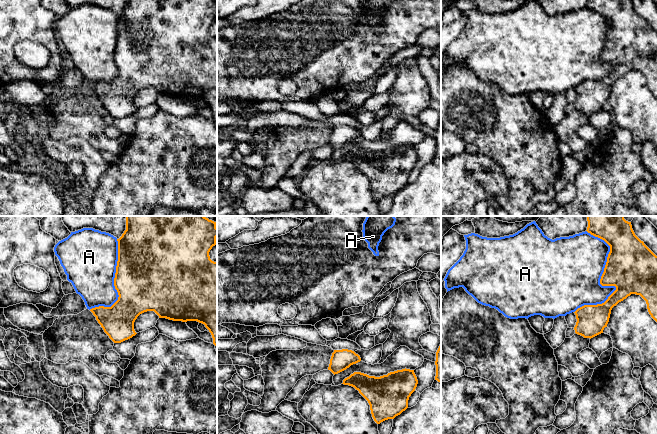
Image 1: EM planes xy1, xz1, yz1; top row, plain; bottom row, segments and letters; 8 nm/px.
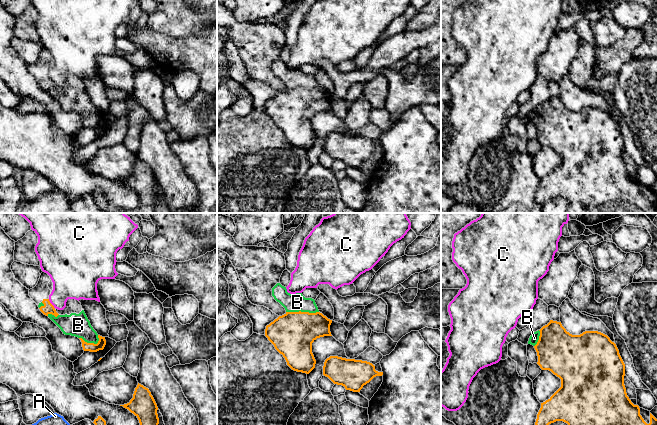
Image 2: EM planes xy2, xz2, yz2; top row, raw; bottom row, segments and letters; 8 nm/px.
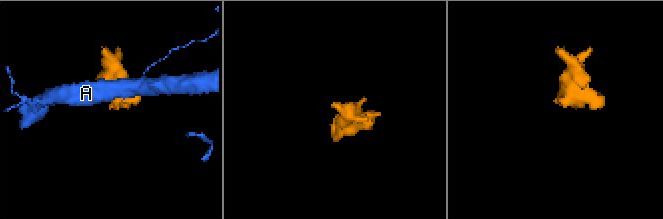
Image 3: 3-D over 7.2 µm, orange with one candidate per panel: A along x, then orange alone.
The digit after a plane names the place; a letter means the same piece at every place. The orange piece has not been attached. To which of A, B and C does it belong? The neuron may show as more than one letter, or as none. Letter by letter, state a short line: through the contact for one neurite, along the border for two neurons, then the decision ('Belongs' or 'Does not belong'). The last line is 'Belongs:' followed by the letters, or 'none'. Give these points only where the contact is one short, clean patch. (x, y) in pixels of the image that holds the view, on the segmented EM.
A: Does not belong
B: Belongs
C: Line: xy2 (48, 299), (54, 308). Does not belong
Belongs: B

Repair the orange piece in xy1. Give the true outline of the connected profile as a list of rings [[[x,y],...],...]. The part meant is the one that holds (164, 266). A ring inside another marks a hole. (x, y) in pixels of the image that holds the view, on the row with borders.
[[[125,216],[126,230],[118,241],[118,261],[114,278],[114,286],[118,292],[118,300],[111,307],[99,306],[90,309],[104,332],[114,343],[121,343],[135,336],[134,322],[137,317],[147,311],[154,311],[159,318],[173,321],[197,321],[205,325],[213,338],[213,344],[217,346],[217,262],[210,259],[209,252],[216,245],[217,227],[216,222],[205,216]]]

